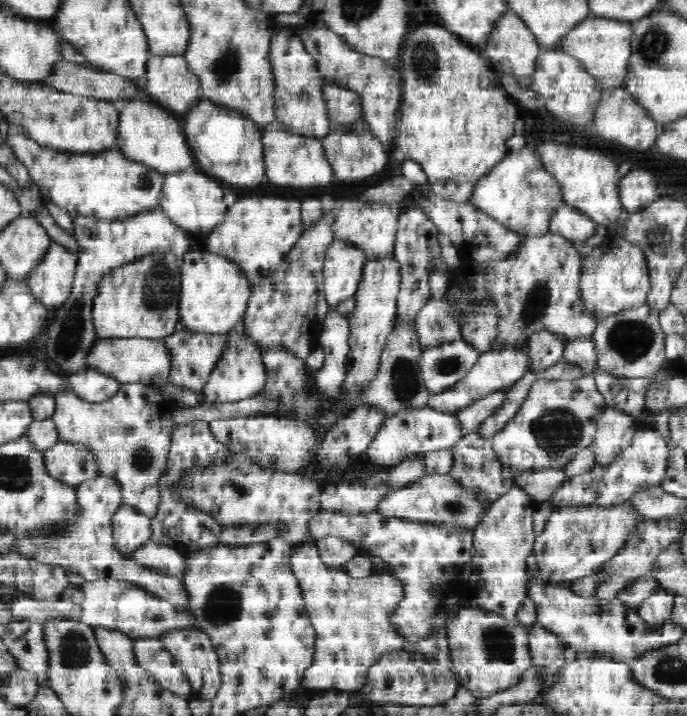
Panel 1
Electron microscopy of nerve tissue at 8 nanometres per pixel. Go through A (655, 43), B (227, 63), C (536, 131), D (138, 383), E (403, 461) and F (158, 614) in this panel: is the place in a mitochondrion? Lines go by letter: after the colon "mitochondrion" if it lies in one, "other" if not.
A: mitochondrion
B: mitochondrion
C: other
D: other
E: other
F: mitochondrion

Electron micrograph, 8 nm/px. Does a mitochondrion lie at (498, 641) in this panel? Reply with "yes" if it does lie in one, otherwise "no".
yes

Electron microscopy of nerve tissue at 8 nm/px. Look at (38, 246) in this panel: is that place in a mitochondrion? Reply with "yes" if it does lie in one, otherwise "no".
no

